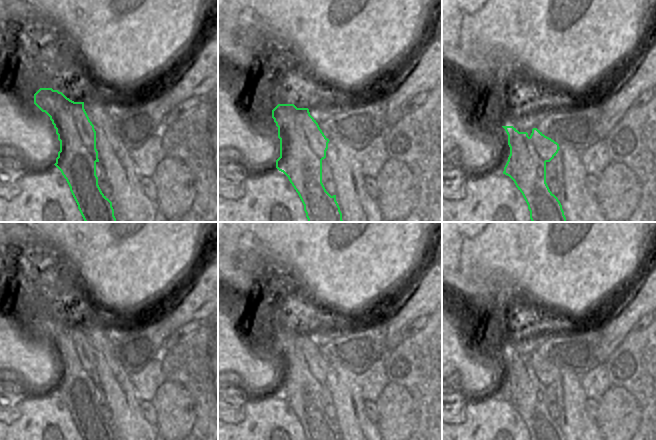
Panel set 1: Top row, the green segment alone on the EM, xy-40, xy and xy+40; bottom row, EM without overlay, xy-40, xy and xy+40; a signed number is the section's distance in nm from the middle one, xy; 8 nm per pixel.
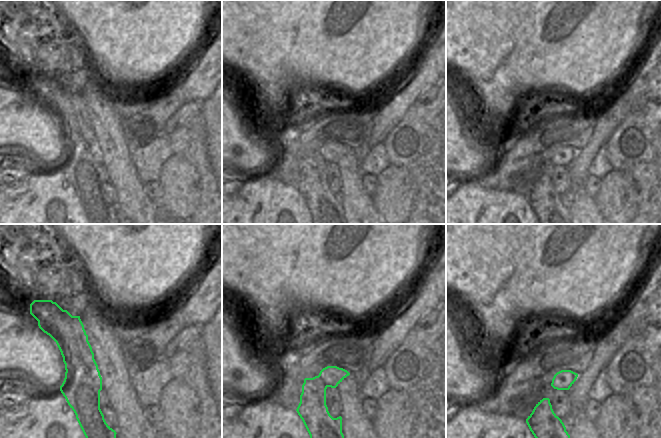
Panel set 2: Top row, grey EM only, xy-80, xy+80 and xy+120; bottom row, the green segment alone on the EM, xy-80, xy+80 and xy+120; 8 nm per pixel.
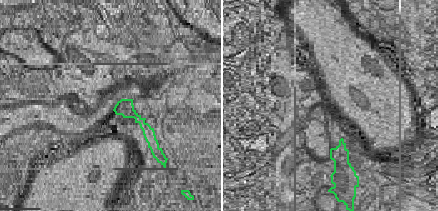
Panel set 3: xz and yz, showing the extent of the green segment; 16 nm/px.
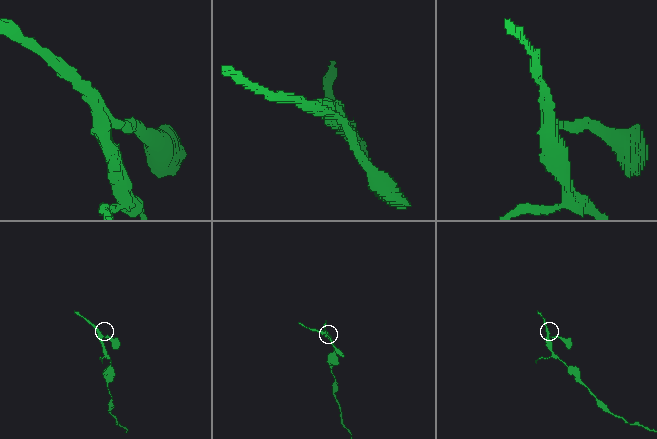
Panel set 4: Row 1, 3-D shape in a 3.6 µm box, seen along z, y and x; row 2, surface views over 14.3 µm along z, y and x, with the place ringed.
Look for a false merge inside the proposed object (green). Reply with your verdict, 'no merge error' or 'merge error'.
merge error

